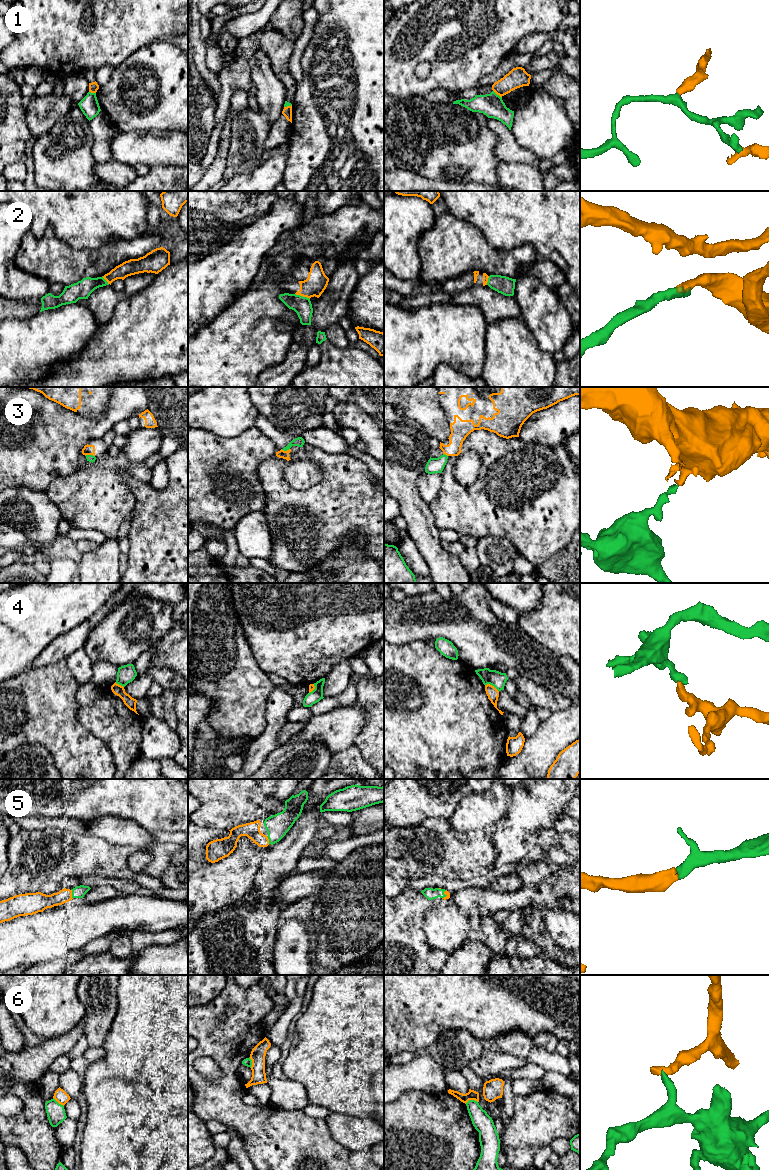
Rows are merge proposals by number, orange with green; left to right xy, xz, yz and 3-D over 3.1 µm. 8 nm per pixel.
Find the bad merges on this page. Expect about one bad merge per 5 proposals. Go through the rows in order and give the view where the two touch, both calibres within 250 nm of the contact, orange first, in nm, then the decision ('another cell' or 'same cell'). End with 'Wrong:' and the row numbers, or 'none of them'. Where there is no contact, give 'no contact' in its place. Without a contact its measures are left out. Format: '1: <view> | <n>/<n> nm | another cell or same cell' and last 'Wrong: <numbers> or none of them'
1: yz | 160/190 nm | another cell
2: xz | 170/150 nm | another cell
3: xy | 80/60 nm | another cell
4: yz | 90/130 nm | another cell
5: xy | 130/100 nm | same cell
6: yz | 80/160 nm | another cell
Wrong: 1, 2, 3, 4, 6

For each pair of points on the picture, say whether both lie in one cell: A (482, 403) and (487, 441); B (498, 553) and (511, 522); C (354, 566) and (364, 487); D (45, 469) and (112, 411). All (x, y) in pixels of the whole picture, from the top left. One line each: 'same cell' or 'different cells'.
A: different cells
B: different cells
C: different cells
D: same cell

